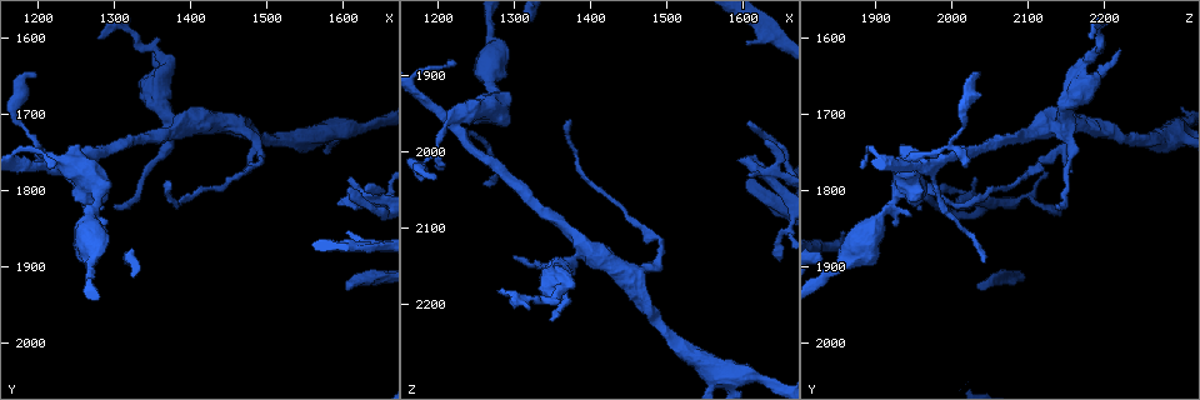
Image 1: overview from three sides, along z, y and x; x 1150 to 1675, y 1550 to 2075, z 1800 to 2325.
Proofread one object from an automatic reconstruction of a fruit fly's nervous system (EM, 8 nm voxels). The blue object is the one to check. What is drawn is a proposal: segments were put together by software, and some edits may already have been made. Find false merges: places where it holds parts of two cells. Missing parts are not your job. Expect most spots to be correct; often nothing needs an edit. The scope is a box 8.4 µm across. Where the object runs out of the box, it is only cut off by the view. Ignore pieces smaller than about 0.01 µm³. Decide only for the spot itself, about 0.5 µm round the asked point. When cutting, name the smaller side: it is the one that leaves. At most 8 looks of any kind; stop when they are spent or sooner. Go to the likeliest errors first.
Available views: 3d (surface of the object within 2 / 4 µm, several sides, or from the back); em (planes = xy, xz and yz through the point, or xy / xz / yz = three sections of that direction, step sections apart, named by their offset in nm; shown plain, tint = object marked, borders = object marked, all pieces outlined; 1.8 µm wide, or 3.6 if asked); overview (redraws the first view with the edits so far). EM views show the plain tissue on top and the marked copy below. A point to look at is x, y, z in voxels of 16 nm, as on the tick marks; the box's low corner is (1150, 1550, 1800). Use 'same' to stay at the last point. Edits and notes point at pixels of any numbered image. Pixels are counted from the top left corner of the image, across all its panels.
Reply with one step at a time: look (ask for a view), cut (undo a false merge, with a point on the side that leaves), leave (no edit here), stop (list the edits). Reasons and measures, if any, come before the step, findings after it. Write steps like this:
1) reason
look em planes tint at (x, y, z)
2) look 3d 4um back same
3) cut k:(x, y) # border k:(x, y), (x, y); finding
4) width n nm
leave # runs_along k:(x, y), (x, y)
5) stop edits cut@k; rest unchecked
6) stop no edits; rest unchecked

four or more arms meet
look em xy step 8 tint at (1230, 1765, 1965)

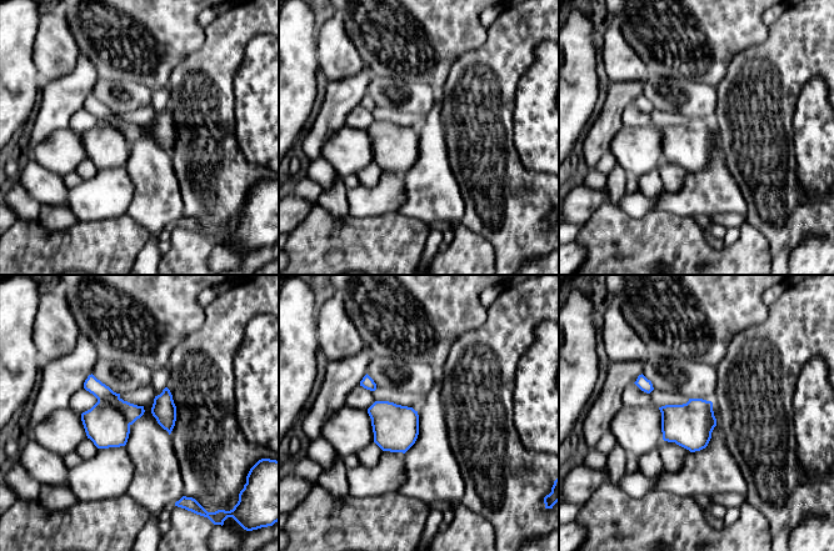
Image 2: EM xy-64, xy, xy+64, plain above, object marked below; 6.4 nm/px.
look em planes tint same

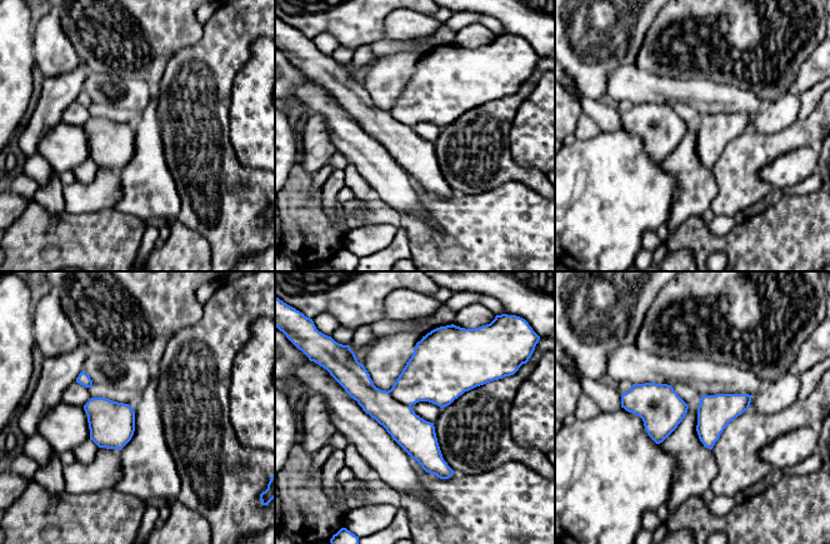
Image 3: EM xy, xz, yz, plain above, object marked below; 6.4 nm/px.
cut 3:(429, 377) # two cells meet here

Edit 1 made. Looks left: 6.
look overview

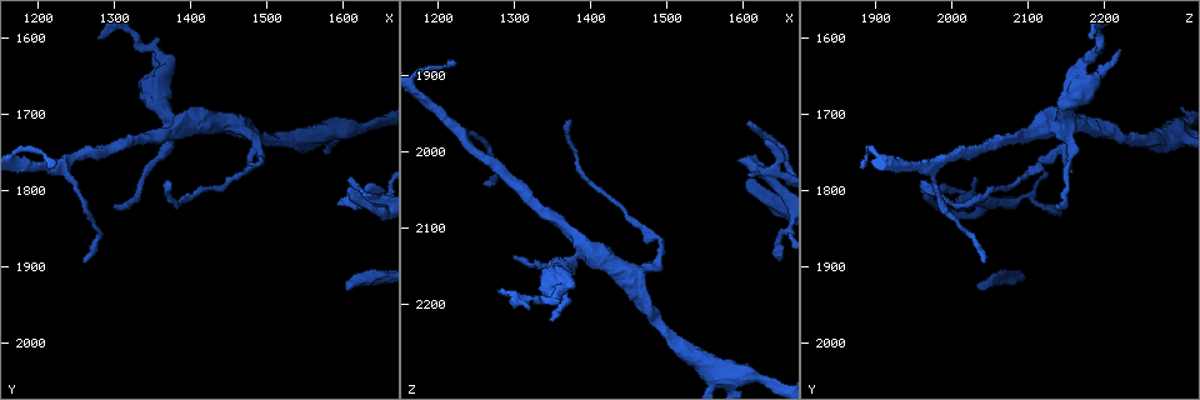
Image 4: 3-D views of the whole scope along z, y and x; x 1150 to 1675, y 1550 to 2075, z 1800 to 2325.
a fork
look em xy step 16 tint at (1640, 1815, 2035)

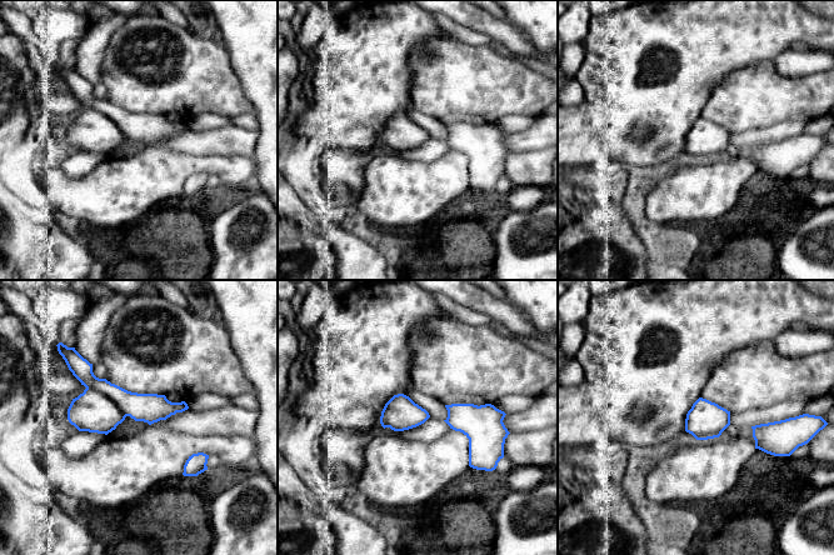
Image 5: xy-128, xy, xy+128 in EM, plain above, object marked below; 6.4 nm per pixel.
look em planes tint same

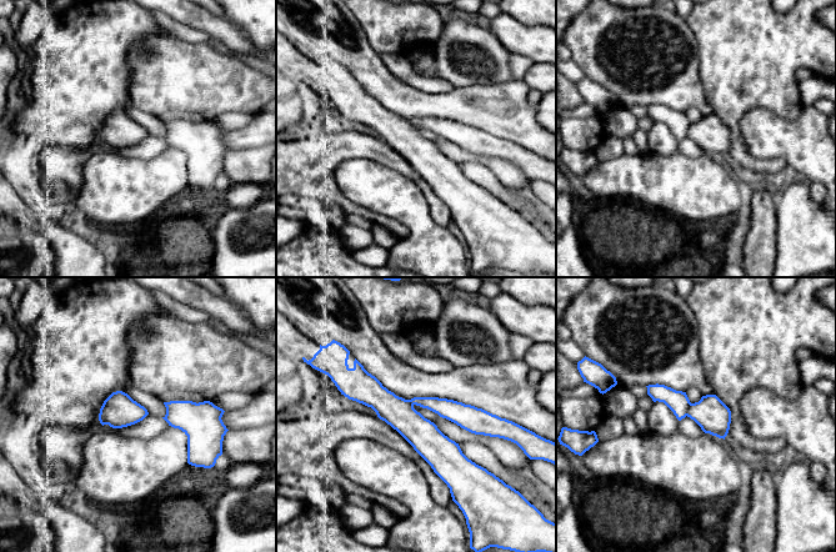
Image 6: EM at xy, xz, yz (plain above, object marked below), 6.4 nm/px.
width 220 nm
cut 6:(677, 401) # part_leaving 6:(415, 401), (452, 410), (490, 431); two cells meet here

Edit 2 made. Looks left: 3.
look overview

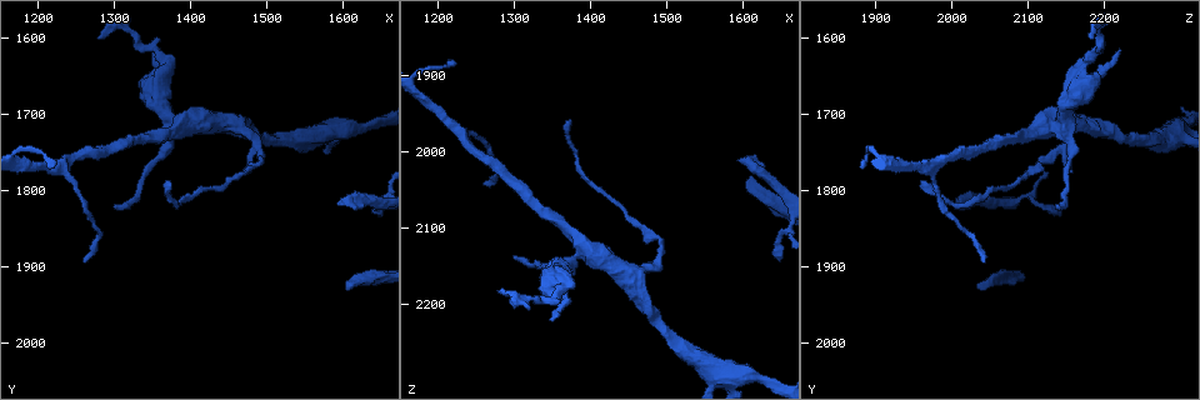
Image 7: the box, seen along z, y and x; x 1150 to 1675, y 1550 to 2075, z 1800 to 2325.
sudden change in width
look em 3.6um planes tint at (1355, 1675, 2160)

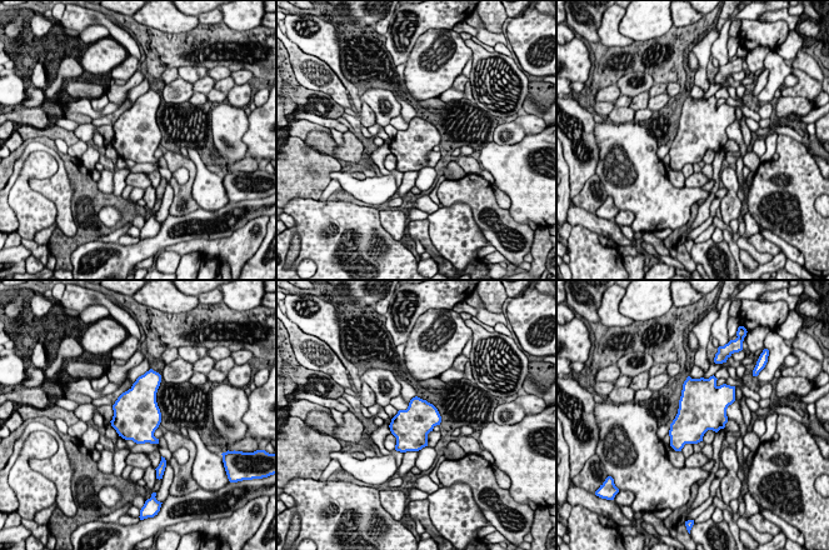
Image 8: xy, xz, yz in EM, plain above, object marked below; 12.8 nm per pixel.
leave # all the same cell

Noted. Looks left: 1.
stop edits cut@3, cut@6; rest unchecked

